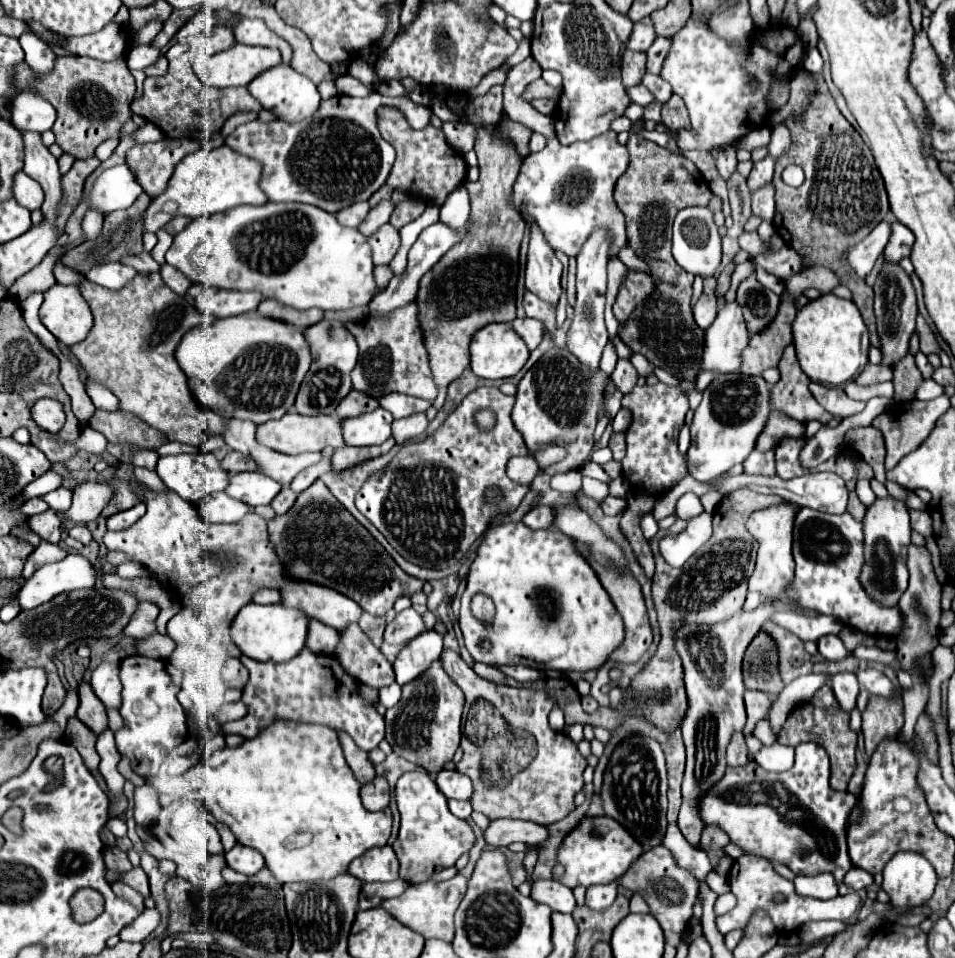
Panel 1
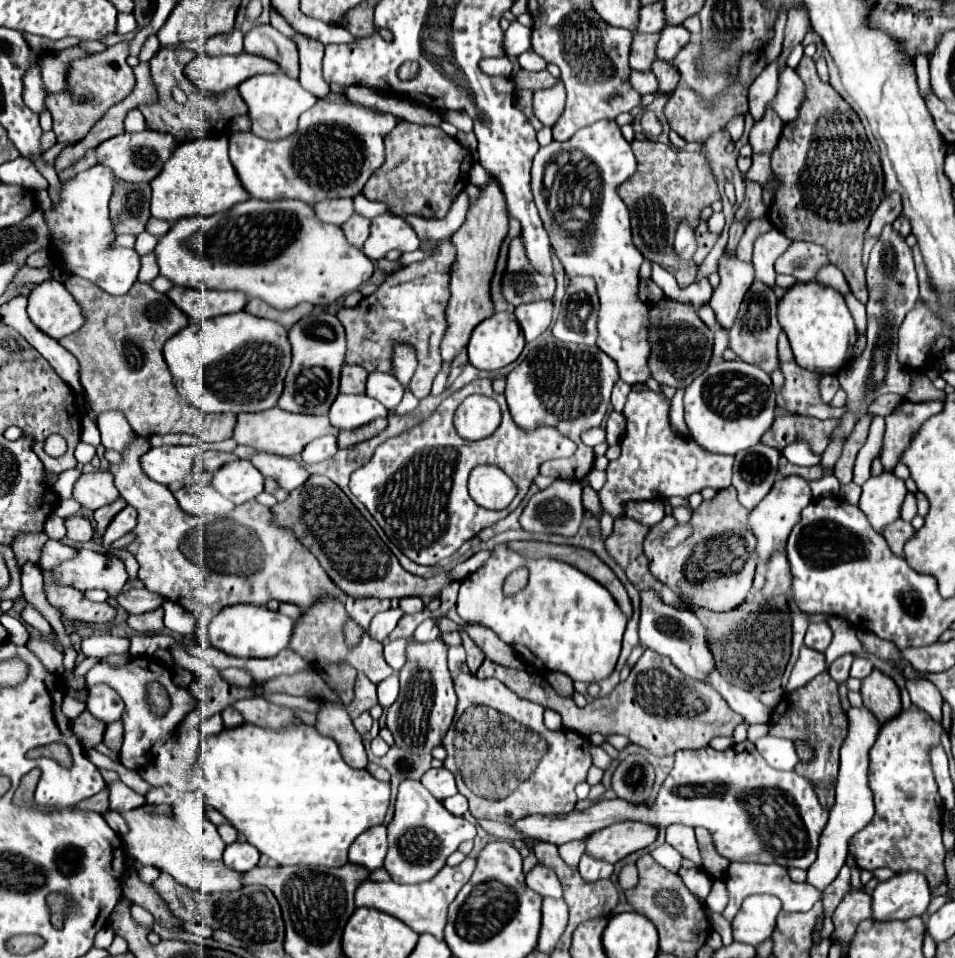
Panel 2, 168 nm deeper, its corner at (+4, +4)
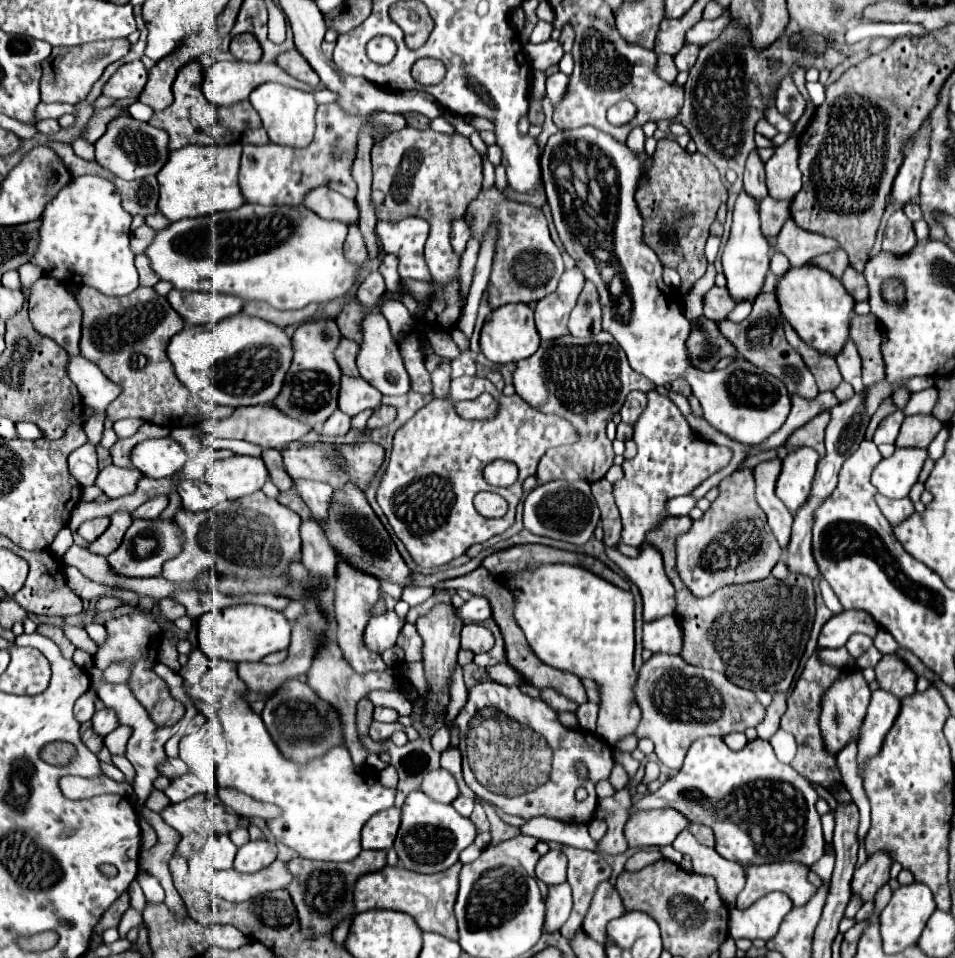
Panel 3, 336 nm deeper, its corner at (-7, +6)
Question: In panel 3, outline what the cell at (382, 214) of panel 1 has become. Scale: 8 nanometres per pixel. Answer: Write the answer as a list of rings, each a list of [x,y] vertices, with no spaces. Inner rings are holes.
[[[350,225],[350,233],[348,233],[348,237],[346,237],[344,251],[346,251],[346,257],[348,257],[350,261],[356,261],[356,263],[366,261],[368,249],[366,249],[366,241],[364,241],[362,231],[360,231],[358,225]]]

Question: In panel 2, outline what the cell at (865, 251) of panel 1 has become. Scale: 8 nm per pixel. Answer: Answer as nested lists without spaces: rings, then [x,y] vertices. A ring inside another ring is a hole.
[[[885,195],[881,199],[877,211],[873,213],[873,219],[871,219],[867,233],[873,237],[879,237],[883,225],[893,223],[899,215],[901,215],[901,195]]]

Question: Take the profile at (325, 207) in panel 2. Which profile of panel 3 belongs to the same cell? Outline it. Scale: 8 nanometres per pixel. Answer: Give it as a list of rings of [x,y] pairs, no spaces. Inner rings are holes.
[[[314,189],[314,193],[308,193],[304,199],[304,205],[318,213],[320,217],[340,221],[346,225],[352,225],[358,221],[358,205],[354,199],[346,199],[344,195],[330,191],[330,189]]]

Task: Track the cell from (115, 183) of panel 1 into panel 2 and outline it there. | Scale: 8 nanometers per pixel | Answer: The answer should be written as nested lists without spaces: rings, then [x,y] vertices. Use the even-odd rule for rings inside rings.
[[[95,165],[87,171],[77,173],[75,177],[61,181],[59,185],[59,203],[51,205],[45,211],[45,221],[47,227],[51,231],[51,249],[59,253],[57,263],[65,265],[65,271],[77,277],[83,277],[91,283],[95,283],[99,289],[103,289],[109,295],[125,295],[131,285],[137,281],[137,273],[139,273],[139,255],[133,249],[125,249],[115,245],[115,233],[113,233],[113,223],[107,217],[107,205],[113,193],[113,183],[117,177],[113,175],[113,171],[109,171],[103,165]]]

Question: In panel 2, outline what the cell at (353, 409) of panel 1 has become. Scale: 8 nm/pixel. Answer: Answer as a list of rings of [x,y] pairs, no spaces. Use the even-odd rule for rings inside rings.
[[[347,365],[341,369],[341,393],[365,393],[367,371],[357,365]]]

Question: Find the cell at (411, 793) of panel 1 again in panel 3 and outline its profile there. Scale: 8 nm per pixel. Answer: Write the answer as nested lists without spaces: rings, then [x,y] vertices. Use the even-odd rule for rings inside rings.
[[[412,791],[402,807],[402,823],[394,849],[398,853],[400,865],[416,873],[440,873],[452,867],[458,861],[462,849],[466,849],[476,839],[476,825],[470,819],[464,819],[452,805],[438,803],[430,799],[424,791]]]

